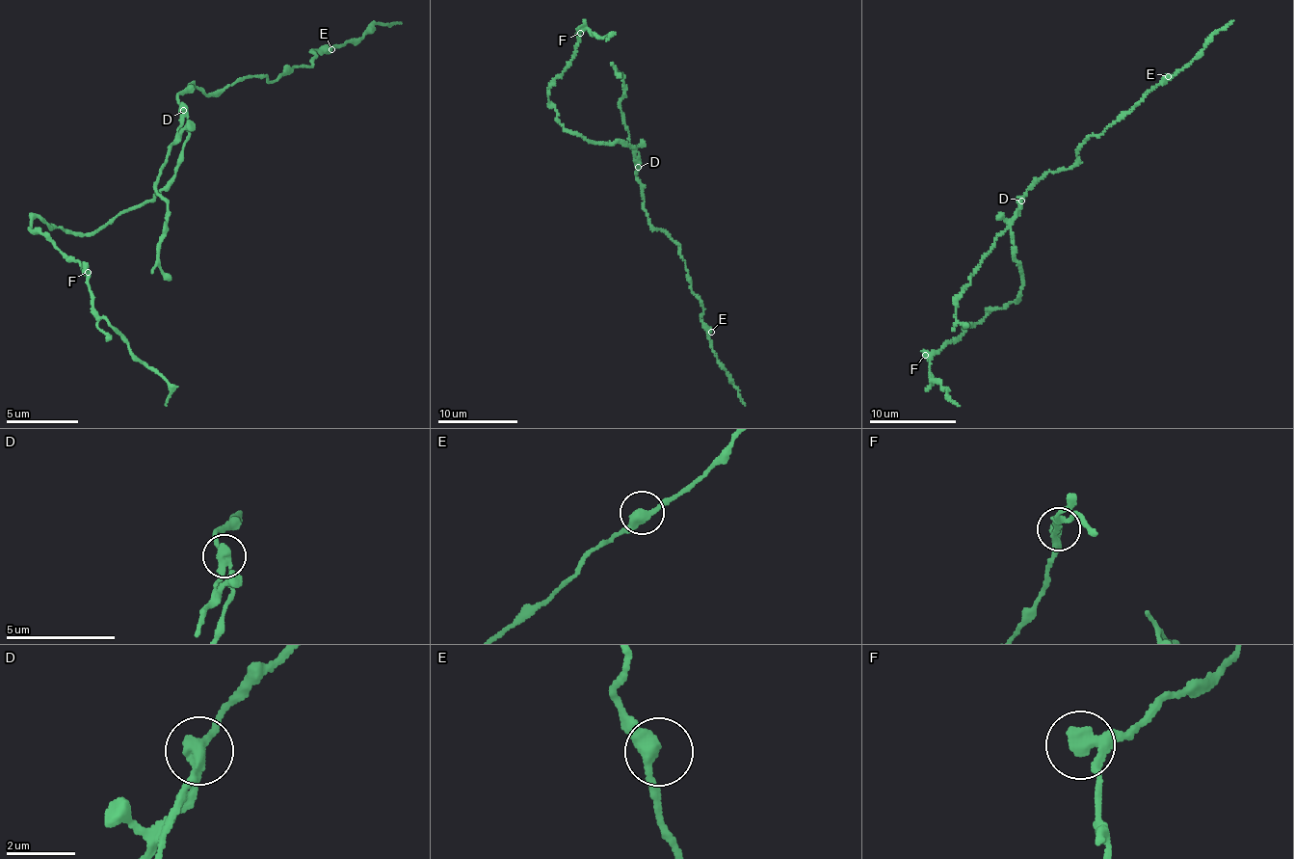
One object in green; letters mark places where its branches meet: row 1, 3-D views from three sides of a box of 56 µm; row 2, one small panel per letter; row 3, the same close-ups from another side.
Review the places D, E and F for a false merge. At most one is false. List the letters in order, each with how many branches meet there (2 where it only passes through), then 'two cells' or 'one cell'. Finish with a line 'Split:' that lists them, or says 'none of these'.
D: 3 branches meet; two cells
E: 2 branches meet; one cell
F: 2 branches meet; one cell
Split: D

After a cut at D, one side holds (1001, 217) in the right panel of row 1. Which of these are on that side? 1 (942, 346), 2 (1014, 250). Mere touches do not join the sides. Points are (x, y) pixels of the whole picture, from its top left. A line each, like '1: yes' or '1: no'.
1: no
2: no

